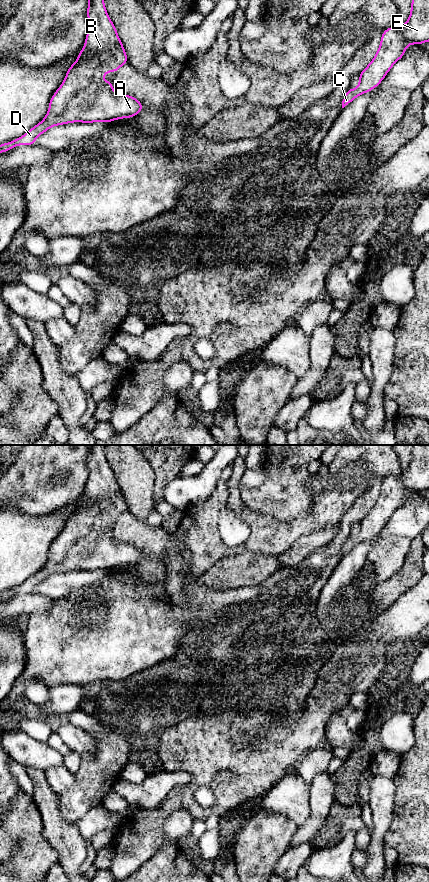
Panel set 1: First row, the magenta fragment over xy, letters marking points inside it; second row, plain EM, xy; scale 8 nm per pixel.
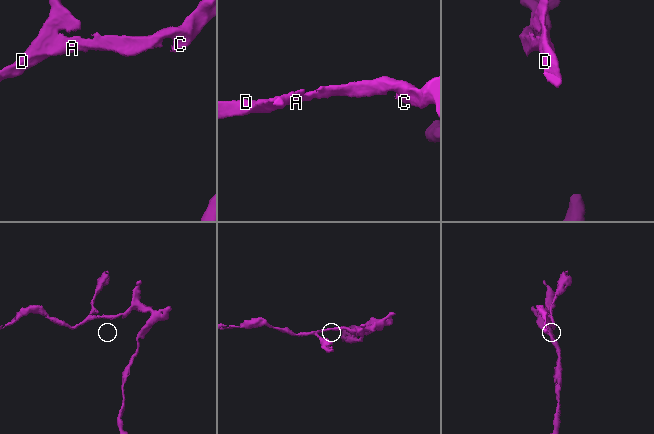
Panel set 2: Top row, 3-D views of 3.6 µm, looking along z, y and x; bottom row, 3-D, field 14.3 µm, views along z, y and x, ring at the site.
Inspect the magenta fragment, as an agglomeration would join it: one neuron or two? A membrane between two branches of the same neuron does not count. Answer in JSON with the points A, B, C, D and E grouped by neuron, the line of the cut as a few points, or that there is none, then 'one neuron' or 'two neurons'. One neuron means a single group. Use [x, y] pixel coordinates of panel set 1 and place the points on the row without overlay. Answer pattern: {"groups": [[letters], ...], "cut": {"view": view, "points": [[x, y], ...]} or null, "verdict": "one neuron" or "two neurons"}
{"groups": [["A", "B", "C", "D", "E"]], "cut": null, "verdict": "one neuron"}

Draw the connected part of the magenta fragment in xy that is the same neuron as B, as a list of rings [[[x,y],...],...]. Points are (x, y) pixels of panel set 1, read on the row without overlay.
[[[88,445],[87,466],[89,478],[85,486],[85,494],[81,497],[76,510],[68,517],[61,534],[50,547],[49,558],[45,566],[23,584],[0,593],[0,601],[7,600],[19,593],[34,593],[36,586],[49,576],[73,570],[107,570],[136,564],[143,553],[135,545],[118,542],[113,538],[111,529],[103,529],[108,520],[117,520],[128,511],[127,502],[117,478],[107,462],[104,445]]]

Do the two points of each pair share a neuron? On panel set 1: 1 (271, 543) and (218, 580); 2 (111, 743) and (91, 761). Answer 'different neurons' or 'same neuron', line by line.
1: different neurons
2: same neuron

